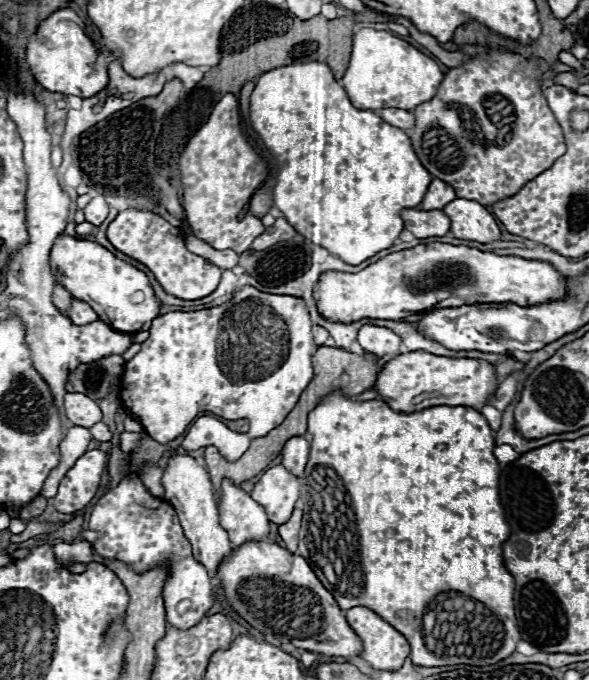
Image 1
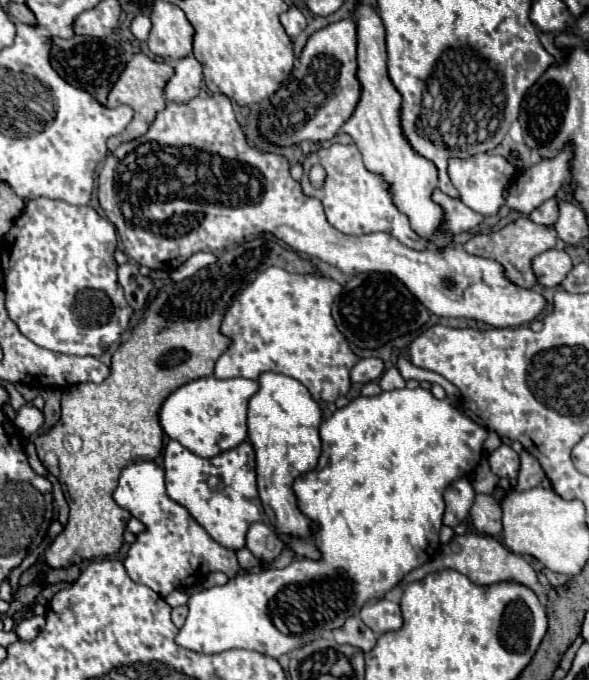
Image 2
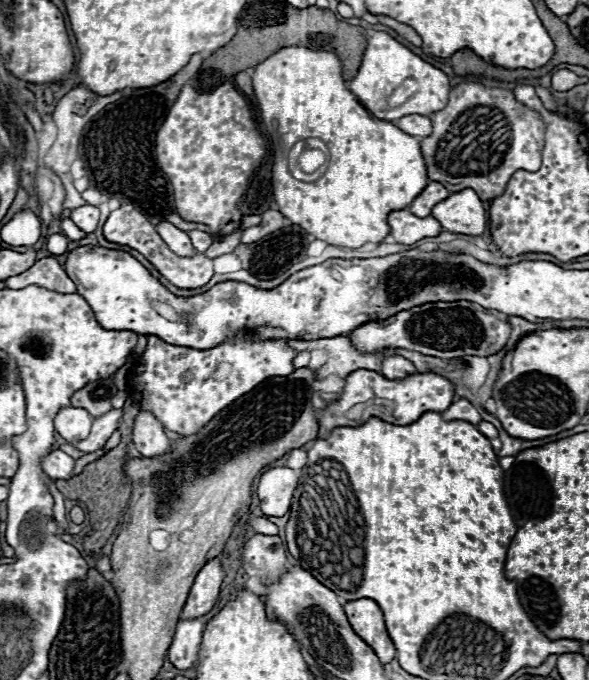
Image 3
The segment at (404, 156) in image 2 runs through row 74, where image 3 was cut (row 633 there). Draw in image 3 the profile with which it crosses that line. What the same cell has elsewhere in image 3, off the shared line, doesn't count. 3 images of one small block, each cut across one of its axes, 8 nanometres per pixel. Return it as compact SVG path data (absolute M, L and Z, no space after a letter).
M360 598L360 600L346 602L344 610L348 614L348 620L350 620L354 632L362 640L366 640L368 646L372 646L372 650L378 654L380 662L382 664L392 662L396 656L396 648L386 632L384 618L382 618L378 604L370 598Z

